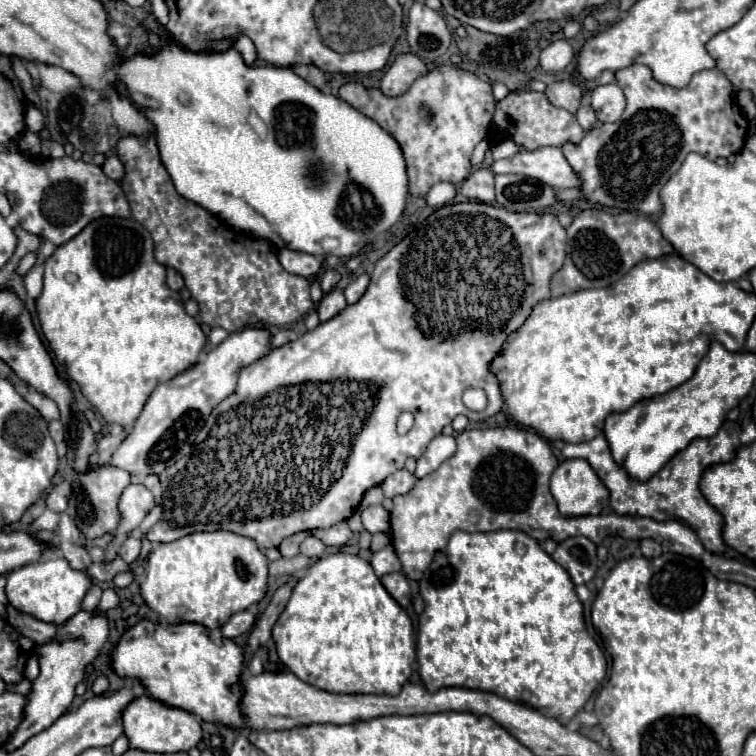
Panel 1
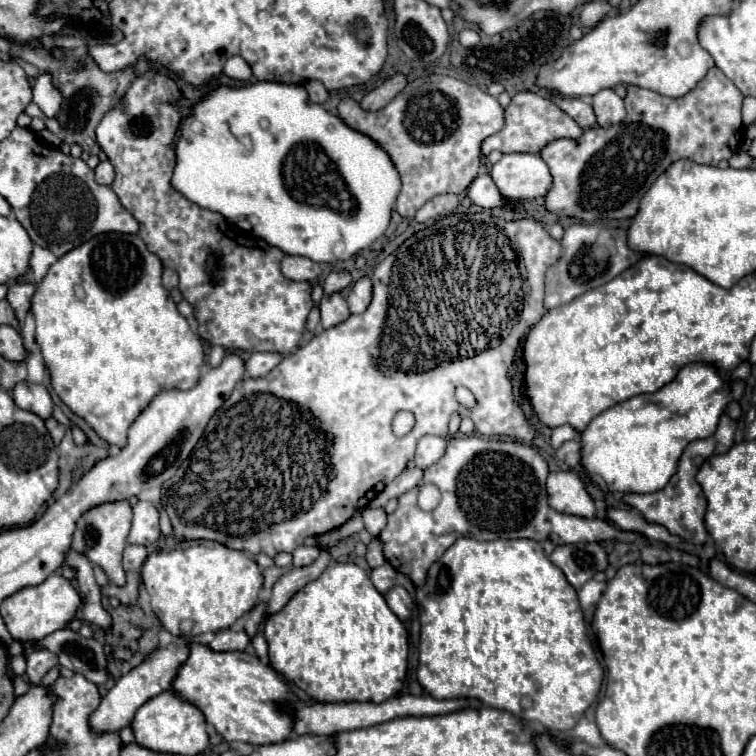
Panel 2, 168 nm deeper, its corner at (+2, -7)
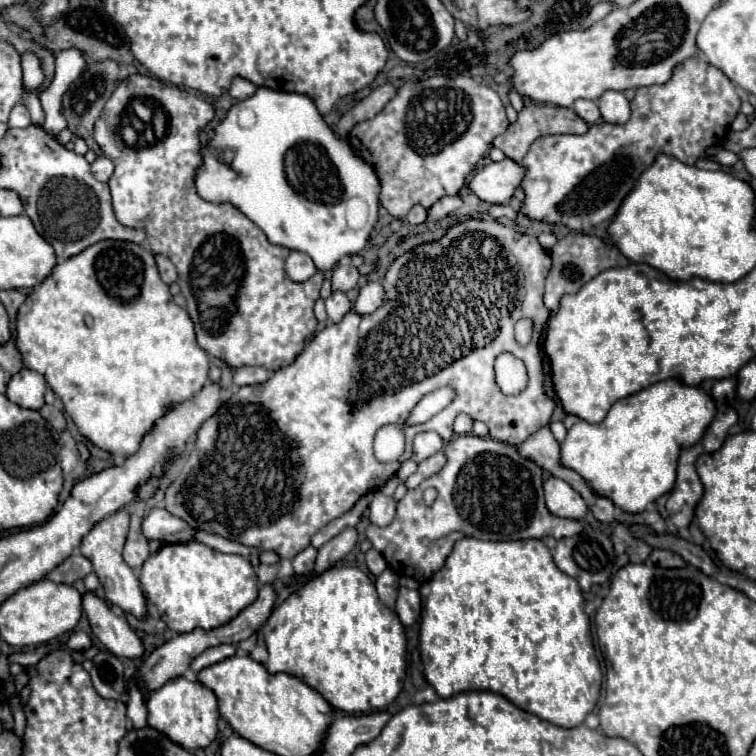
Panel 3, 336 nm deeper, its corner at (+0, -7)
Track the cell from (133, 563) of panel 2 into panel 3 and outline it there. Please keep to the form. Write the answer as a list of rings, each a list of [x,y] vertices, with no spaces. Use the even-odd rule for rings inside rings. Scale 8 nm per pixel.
[[[131,511],[131,527],[127,535],[127,543],[123,547],[123,559],[129,567],[139,569],[149,557],[149,541],[141,533],[141,515],[139,511]]]

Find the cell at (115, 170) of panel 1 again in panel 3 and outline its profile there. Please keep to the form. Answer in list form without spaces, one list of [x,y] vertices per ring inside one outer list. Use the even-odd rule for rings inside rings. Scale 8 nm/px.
[[[99,155],[99,157],[91,163],[91,173],[95,175],[95,179],[107,181],[107,179],[113,175],[113,163],[111,163],[111,159],[107,159],[105,155]]]

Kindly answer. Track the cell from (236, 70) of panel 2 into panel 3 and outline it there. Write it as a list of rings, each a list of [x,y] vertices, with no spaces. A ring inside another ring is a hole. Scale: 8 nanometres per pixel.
[[[237,77],[237,79],[233,81],[231,89],[229,89],[229,95],[235,97],[235,99],[239,99],[239,101],[243,101],[243,99],[249,99],[255,91],[257,91],[257,87],[255,87],[253,83],[249,83],[247,79]]]

